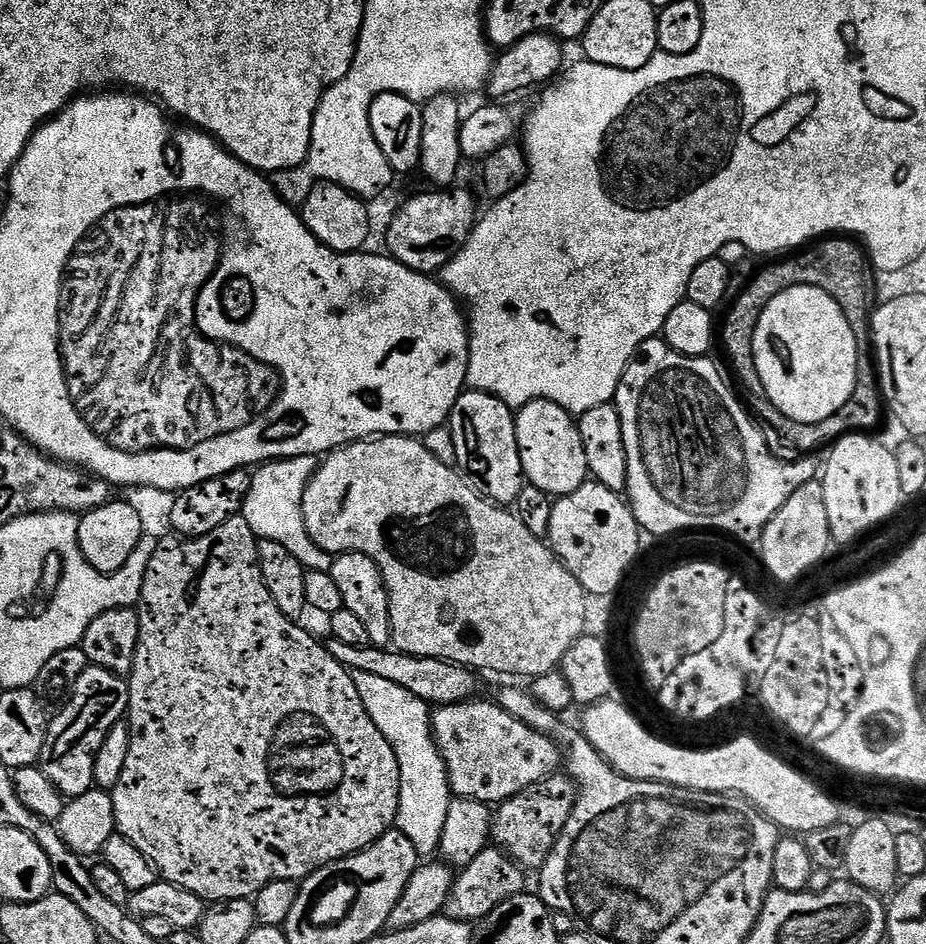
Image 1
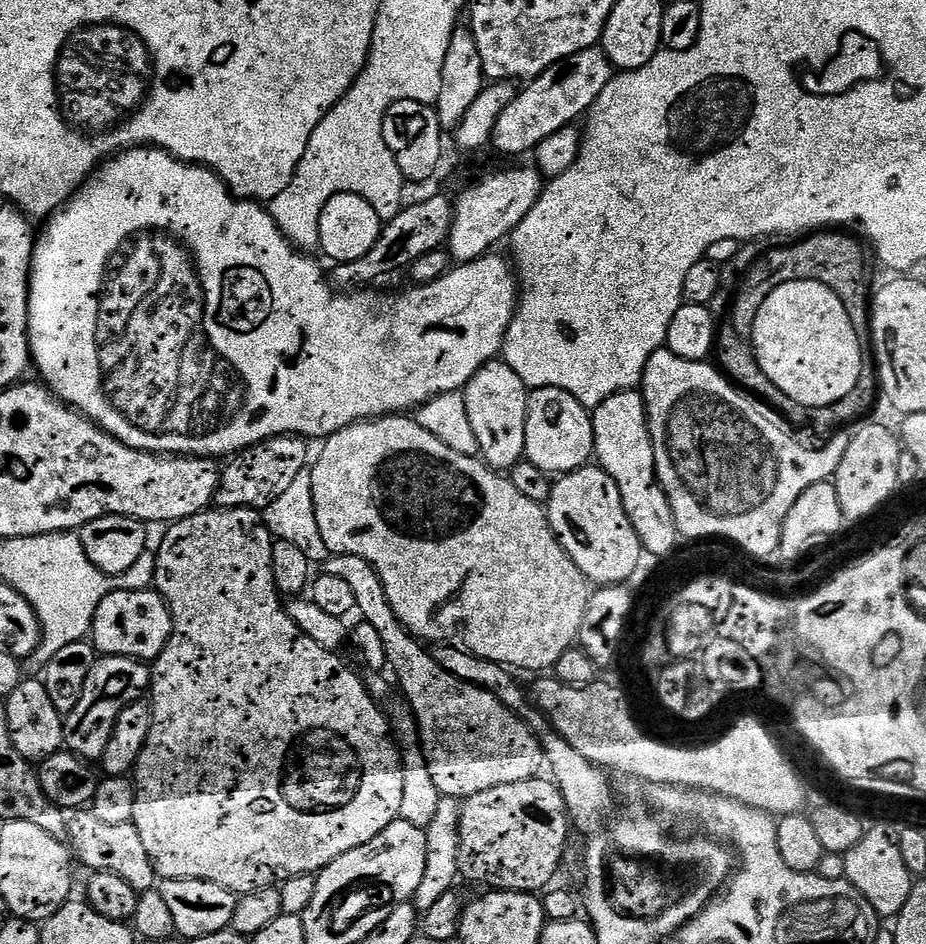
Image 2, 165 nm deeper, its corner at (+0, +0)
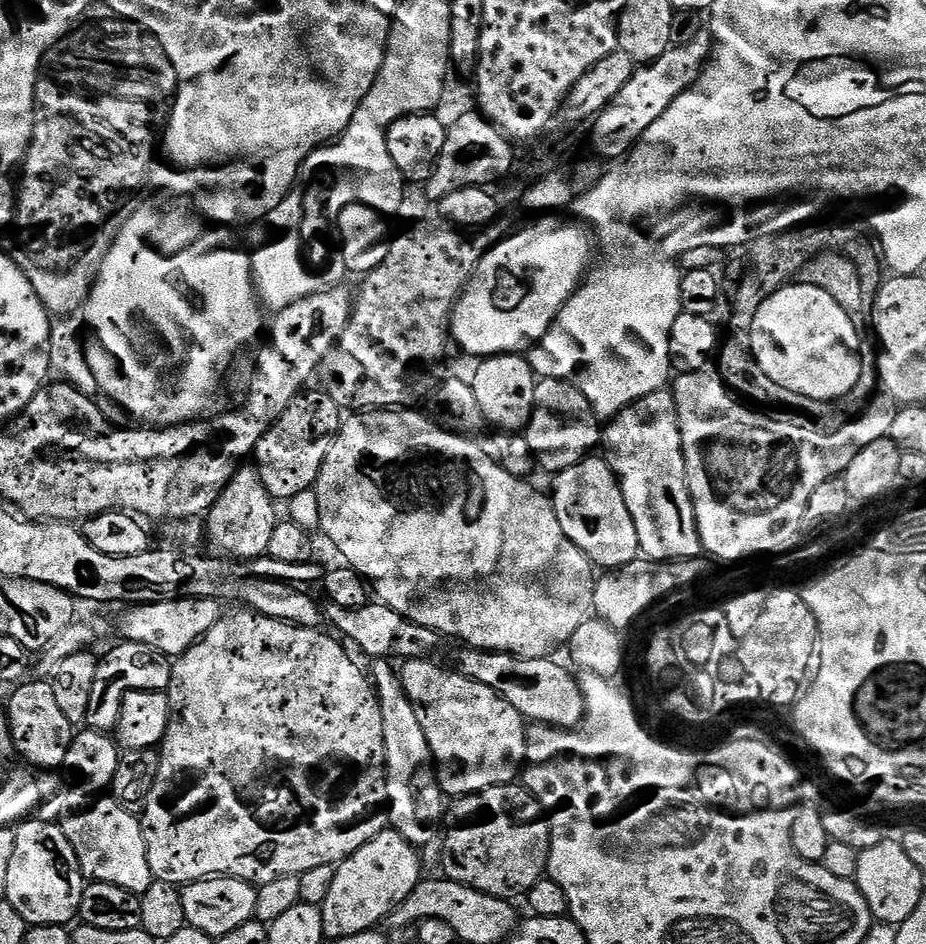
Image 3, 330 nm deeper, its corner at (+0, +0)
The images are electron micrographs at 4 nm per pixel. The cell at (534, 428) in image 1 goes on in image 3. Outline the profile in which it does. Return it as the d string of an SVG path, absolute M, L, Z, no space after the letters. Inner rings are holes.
M541 379L536 386L534 410L526 429L526 435L530 442L530 450L536 455L539 467L545 468L549 474L555 474L585 459L591 453L588 451L595 444L597 447L601 443L602 424L596 419L596 413L592 411L590 402L577 390L575 384L568 384L564 380Z

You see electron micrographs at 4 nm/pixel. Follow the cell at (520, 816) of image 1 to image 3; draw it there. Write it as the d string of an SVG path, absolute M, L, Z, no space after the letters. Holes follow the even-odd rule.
M516 782L499 784L481 792L473 792L471 796L453 799L446 812L448 829L442 832L439 867L444 868L443 875L490 896L523 897L539 882L546 868L550 828L547 823L539 824L540 816L542 817L542 809L538 801L528 793L527 788ZM488 856L492 860L497 859L496 864L488 864Z

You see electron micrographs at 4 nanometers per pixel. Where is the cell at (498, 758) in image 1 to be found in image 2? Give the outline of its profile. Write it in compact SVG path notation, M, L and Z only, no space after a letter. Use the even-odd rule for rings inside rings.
M329 555L322 571L335 574L354 589L359 619L370 622L370 626L378 630L382 646L386 646L391 675L394 680L396 675L408 699L407 707L416 717L420 749L424 752L430 778L434 778L434 786L438 786L441 796L455 796L463 802L474 794L482 794L482 790L535 780L541 775L540 767L545 767L546 761L536 735L520 717L502 706L494 694L462 682L438 666L431 651L405 628L398 614L394 614L394 606L390 606L390 598L386 598L382 578L378 578L369 560Z

